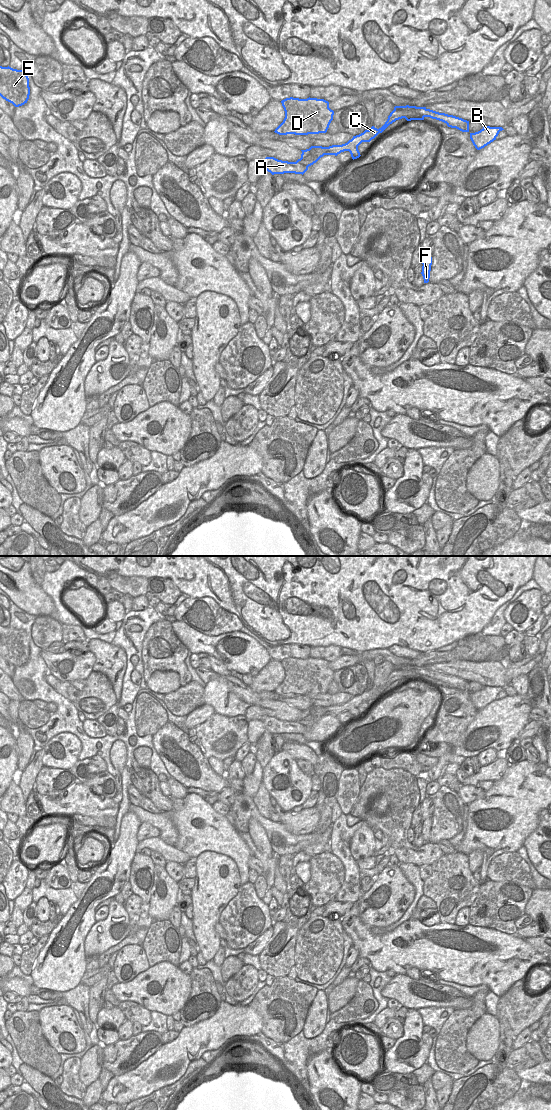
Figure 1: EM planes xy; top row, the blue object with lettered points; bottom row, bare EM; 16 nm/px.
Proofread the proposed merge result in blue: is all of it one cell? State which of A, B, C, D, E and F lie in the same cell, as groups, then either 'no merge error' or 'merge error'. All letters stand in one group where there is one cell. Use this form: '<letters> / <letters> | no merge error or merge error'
A E / B C D F | merge error

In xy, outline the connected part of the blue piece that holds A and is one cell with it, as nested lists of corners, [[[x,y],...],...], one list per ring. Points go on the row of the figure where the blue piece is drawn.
[[[266,157],[262,160],[264,163],[264,168],[272,175],[274,174],[284,174],[284,173],[295,173],[304,174],[309,166],[302,165],[298,162],[288,162],[278,160],[274,157]]]

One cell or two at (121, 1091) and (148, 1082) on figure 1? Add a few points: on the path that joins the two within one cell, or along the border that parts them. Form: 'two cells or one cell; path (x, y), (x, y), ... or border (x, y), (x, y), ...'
one cell; path (128, 1087), (141, 1082)

